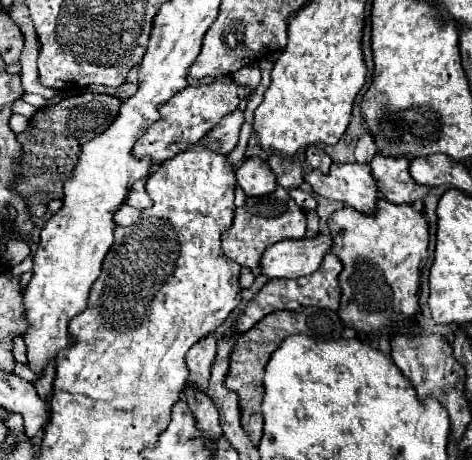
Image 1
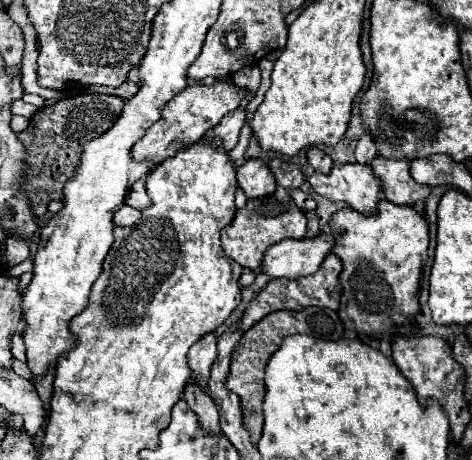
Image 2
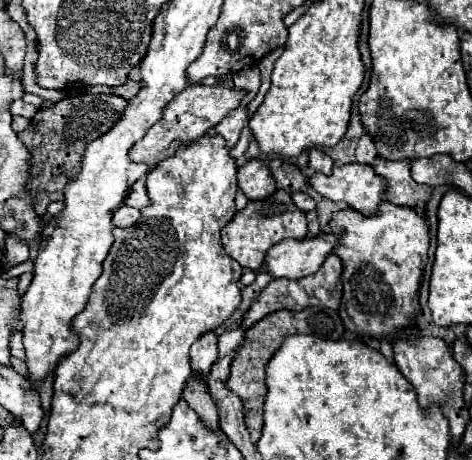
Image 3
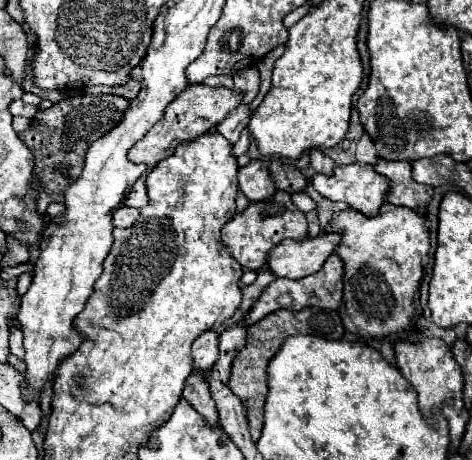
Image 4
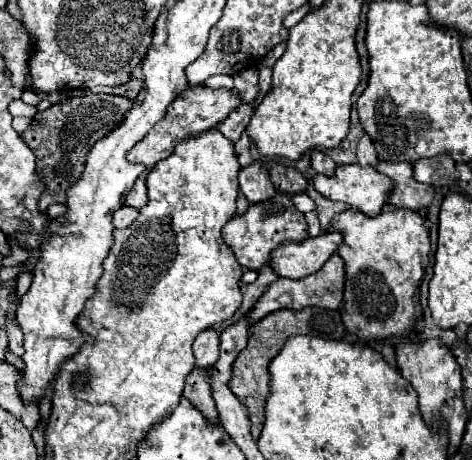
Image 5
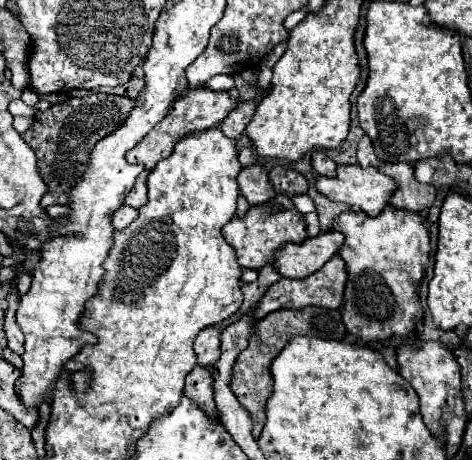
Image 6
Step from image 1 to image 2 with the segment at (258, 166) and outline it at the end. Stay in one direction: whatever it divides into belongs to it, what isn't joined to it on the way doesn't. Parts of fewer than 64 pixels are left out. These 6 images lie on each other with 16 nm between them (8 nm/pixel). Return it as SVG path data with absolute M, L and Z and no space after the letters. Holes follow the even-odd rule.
M250 158L236 170L238 186L244 190L248 198L252 196L268 196L276 190L274 174L262 158Z

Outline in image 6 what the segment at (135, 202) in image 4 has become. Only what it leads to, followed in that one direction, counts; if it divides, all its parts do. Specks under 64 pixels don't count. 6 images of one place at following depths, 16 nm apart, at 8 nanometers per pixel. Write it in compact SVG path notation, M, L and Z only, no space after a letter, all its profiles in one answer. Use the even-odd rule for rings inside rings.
M144 170L140 176L138 176L138 180L136 180L136 184L134 184L134 188L130 190L130 194L126 196L126 200L124 200L124 204L126 206L132 206L132 208L142 208L144 204L146 204L146 176L148 176L148 172Z

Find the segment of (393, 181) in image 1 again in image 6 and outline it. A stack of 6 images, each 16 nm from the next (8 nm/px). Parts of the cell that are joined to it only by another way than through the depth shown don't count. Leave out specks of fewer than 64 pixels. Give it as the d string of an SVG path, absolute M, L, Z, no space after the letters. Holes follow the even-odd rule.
M382 162L378 170L396 182L396 190L390 196L392 206L402 208L402 210L412 210L412 212L422 212L432 206L436 188L432 188L430 184L420 184L414 178L414 170L410 164L404 164L404 162L384 164Z

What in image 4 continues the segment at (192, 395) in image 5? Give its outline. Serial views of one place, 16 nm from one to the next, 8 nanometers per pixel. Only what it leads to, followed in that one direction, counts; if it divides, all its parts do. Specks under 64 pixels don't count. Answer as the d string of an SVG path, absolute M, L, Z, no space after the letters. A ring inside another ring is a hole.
M192 372L186 380L186 388L182 394L188 404L192 404L192 408L196 408L196 412L202 416L202 420L210 426L210 428L218 428L218 412L216 412L216 404L208 392L208 380L202 372Z

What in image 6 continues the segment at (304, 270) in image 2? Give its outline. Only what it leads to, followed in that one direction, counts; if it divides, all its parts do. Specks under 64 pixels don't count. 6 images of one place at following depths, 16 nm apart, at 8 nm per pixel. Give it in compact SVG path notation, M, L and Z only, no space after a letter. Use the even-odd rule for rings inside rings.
M324 232L316 238L306 238L300 244L284 244L280 252L276 252L272 266L280 276L286 278L306 278L320 270L344 244L344 236L340 232Z

